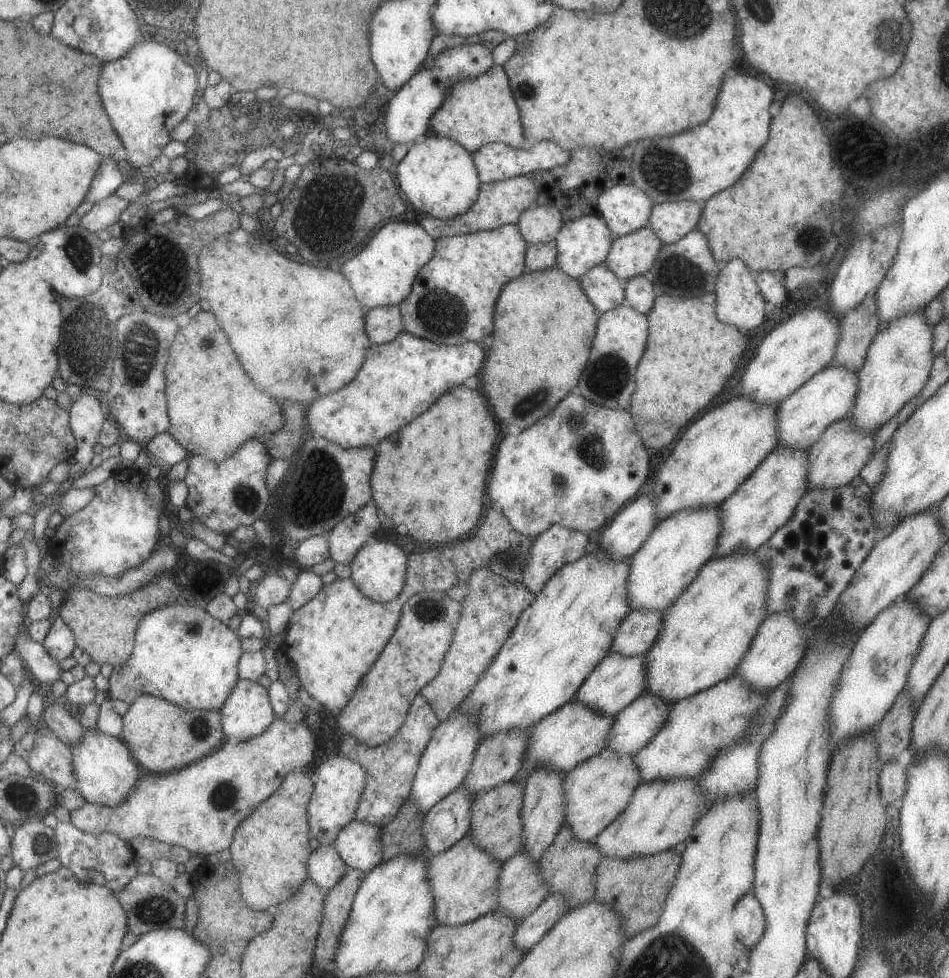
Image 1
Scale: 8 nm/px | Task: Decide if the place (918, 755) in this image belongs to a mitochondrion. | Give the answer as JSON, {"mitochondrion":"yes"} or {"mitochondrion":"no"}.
{"mitochondrion":"no"}

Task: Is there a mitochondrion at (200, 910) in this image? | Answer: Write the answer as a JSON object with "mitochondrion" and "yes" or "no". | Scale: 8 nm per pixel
{"mitochondrion":"no"}

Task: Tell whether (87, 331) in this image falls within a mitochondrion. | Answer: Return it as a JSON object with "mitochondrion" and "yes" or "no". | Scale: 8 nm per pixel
{"mitochondrion":"yes"}

